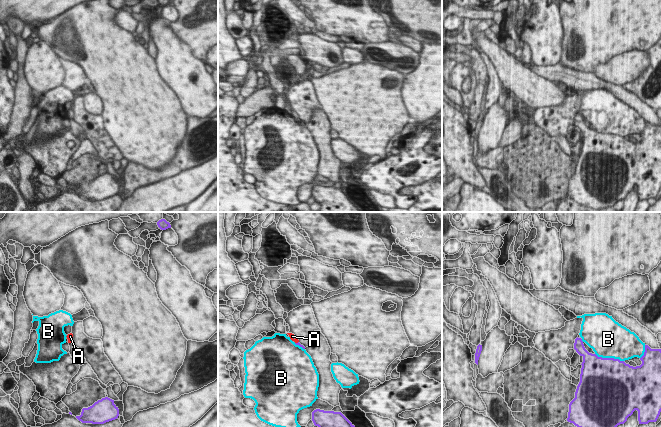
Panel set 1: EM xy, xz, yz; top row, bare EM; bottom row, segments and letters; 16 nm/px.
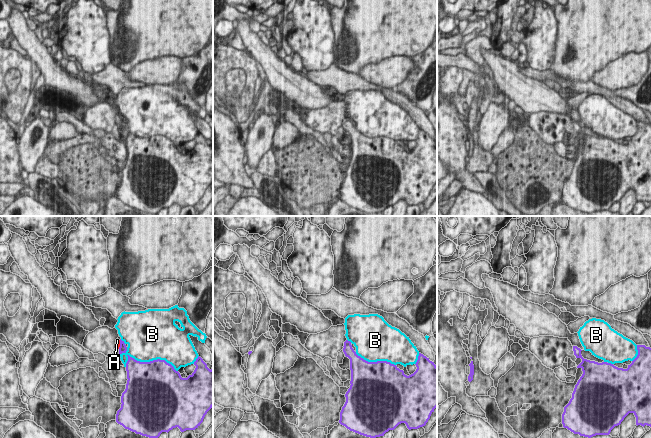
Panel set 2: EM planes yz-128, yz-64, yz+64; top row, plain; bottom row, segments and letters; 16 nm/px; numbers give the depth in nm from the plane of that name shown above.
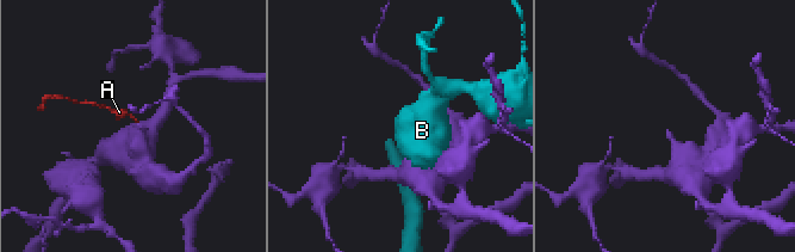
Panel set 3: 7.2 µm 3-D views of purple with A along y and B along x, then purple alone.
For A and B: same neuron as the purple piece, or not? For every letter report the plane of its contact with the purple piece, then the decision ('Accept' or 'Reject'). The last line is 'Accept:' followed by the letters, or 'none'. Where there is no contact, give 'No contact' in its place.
A: Touches purple in xz. Accept
B: Touches purple in yz. Reject
Accept: A.

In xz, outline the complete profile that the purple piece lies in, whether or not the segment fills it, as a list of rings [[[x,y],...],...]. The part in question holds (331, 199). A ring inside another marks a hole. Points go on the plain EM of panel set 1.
[[[316,185],[312,197],[321,205],[319,212],[362,212],[341,188]]]

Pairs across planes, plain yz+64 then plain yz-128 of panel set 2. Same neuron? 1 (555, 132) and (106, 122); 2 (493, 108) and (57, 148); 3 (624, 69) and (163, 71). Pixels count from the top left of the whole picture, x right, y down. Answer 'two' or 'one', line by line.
1: one
2: two
3: one

